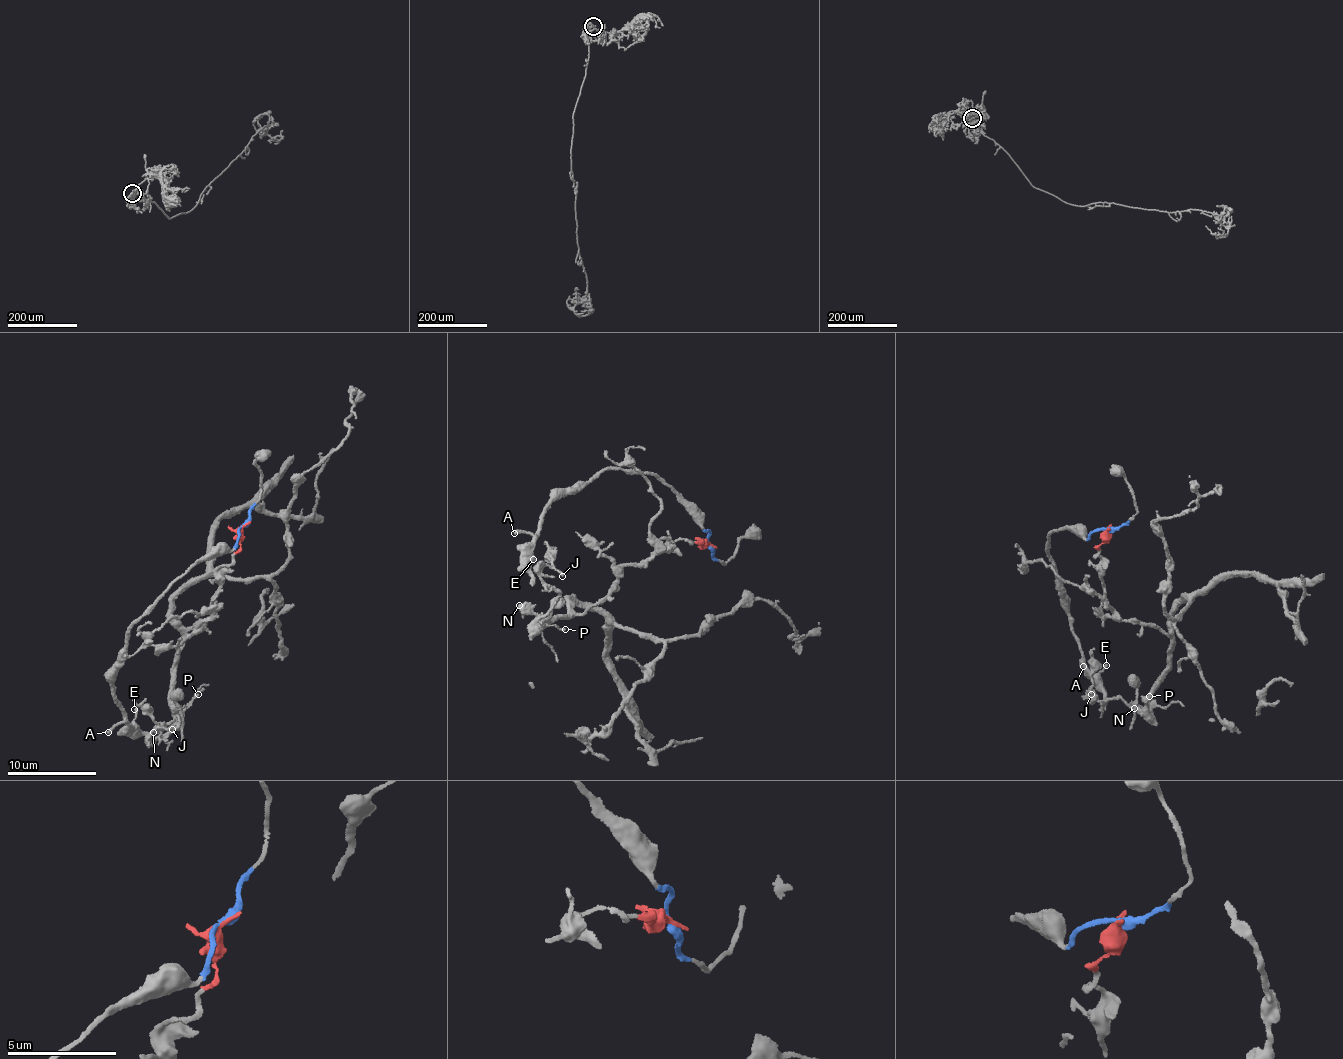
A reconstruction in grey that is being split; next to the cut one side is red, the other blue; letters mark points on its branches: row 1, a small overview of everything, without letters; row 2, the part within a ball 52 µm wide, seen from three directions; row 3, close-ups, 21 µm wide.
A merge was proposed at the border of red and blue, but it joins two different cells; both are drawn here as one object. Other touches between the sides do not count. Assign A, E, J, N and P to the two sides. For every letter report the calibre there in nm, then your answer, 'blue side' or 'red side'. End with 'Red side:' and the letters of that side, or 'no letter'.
A: calibre 240 nm; blue side
E: calibre 180 nm; blue side
J: calibre 180 nm; red side
N: calibre 600 nm; red side
P: calibre 140 nm; red side
Red side: J, N, P

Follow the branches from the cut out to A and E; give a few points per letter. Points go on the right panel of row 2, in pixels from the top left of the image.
A: (1107, 529), (1098, 528), (1080, 536), (1069, 526), (1058, 529), (1049, 535), (1047, 546), (1083, 666)
E: (1107, 529), (1080, 536), (1069, 526), (1058, 529), (1049, 535), (1046, 553), (1070, 629), (1091, 673), (1107, 664)

